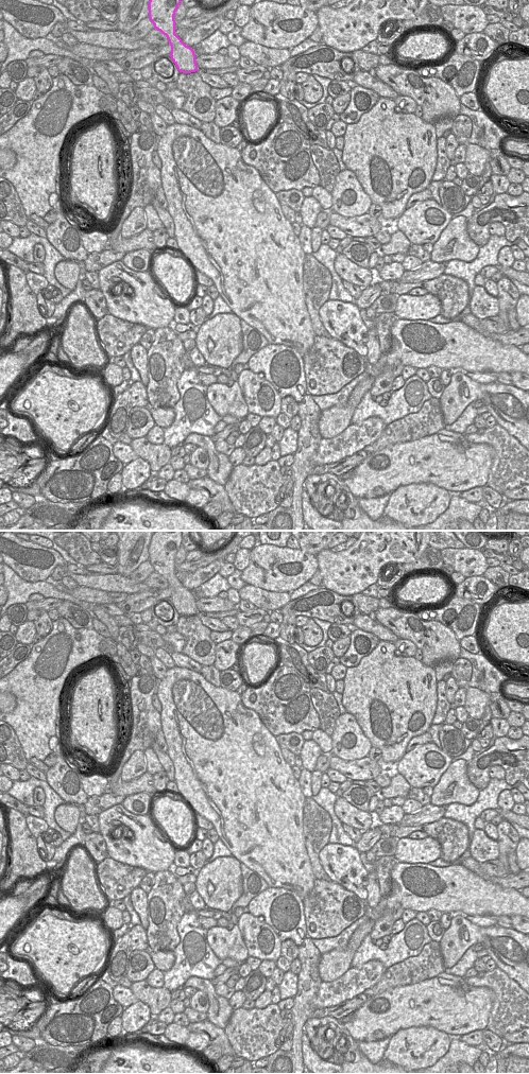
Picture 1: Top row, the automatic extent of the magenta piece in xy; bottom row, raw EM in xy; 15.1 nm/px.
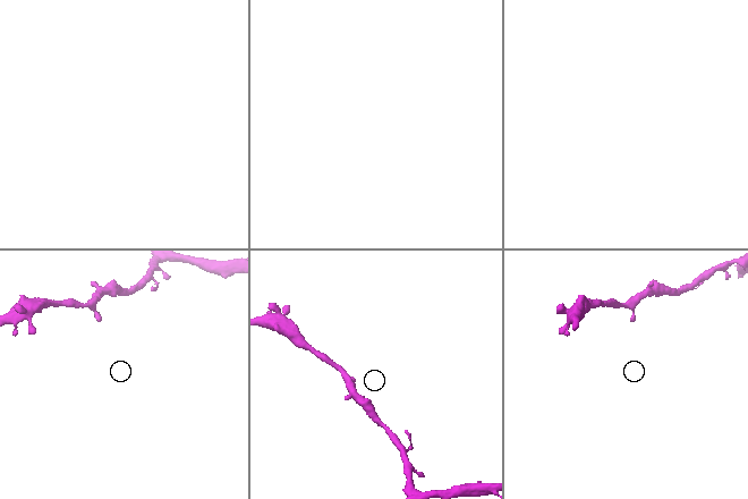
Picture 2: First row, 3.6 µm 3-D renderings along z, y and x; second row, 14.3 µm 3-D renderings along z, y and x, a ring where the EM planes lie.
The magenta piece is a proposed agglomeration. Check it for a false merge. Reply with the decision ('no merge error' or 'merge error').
no merge error

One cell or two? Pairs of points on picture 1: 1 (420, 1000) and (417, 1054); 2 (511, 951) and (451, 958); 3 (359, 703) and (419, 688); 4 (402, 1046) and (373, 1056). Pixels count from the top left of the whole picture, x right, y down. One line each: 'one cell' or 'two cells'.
1: two cells
2: one cell
3: one cell
4: two cells

